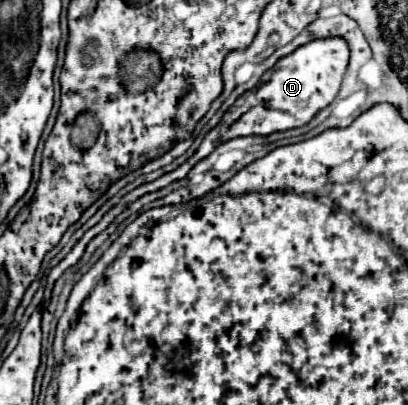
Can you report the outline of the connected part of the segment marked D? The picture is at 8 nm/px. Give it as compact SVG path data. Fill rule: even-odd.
M322 38L322 40L312 40L300 48L296 48L292 54L280 58L274 68L266 70L260 84L254 86L252 90L244 92L230 108L228 112L222 116L220 124L216 128L212 128L200 148L196 150L194 156L190 156L182 166L178 166L176 170L160 176L158 180L154 182L148 182L148 184L142 184L138 188L134 188L132 192L128 192L124 198L123 203L119 203L115 207L112 207L97 223L94 228L90 228L76 244L74 248L66 254L66 258L60 260L58 266L52 268L52 272L48 274L48 284L46 284L46 290L52 290L54 282L60 278L60 274L64 270L68 270L70 266L74 266L80 256L84 254L84 248L86 244L98 235L98 232L105 230L109 224L122 213L127 206L125 204L132 204L136 198L144 196L146 192L154 192L154 190L160 190L164 186L168 186L170 182L174 180L180 180L184 178L192 168L194 164L198 164L202 158L206 158L218 144L226 142L226 140L232 140L232 138L238 138L238 136L268 136L272 132L280 132L280 130L288 130L288 128L300 128L304 124L308 124L322 108L326 108L338 94L340 90L340 84L342 84L342 76L344 76L344 70L348 66L348 44L342 40L342 38Z

